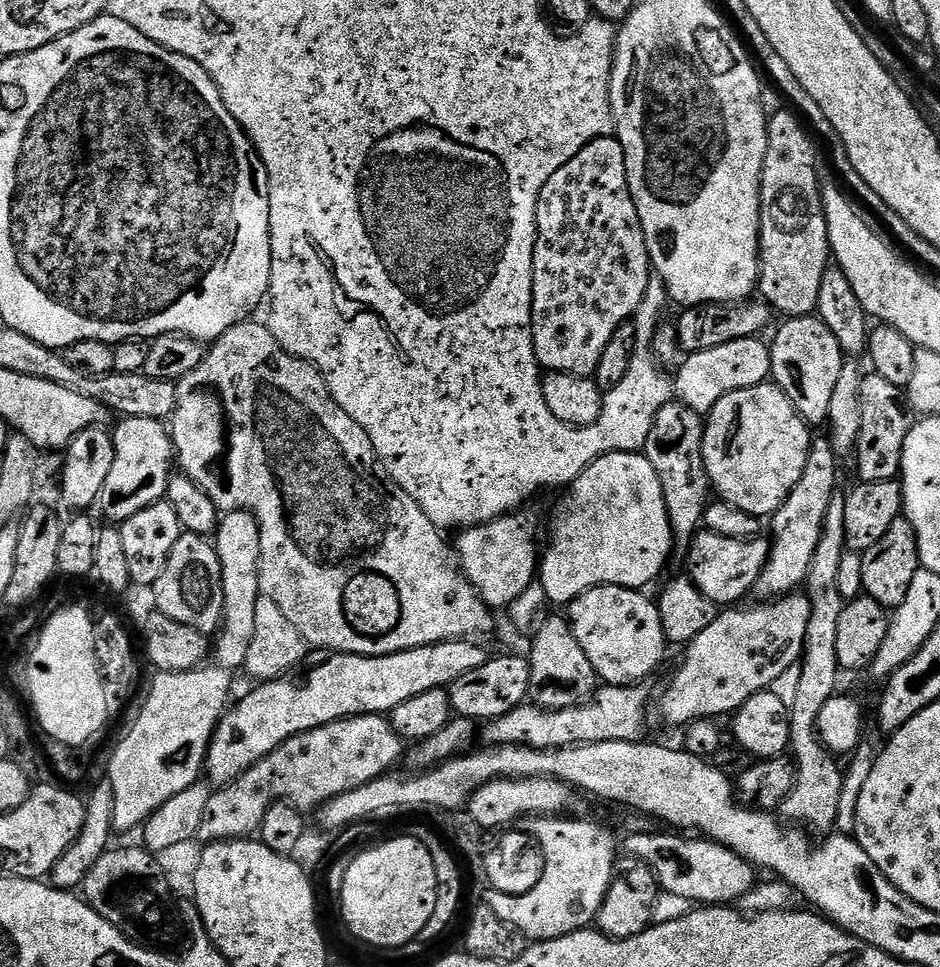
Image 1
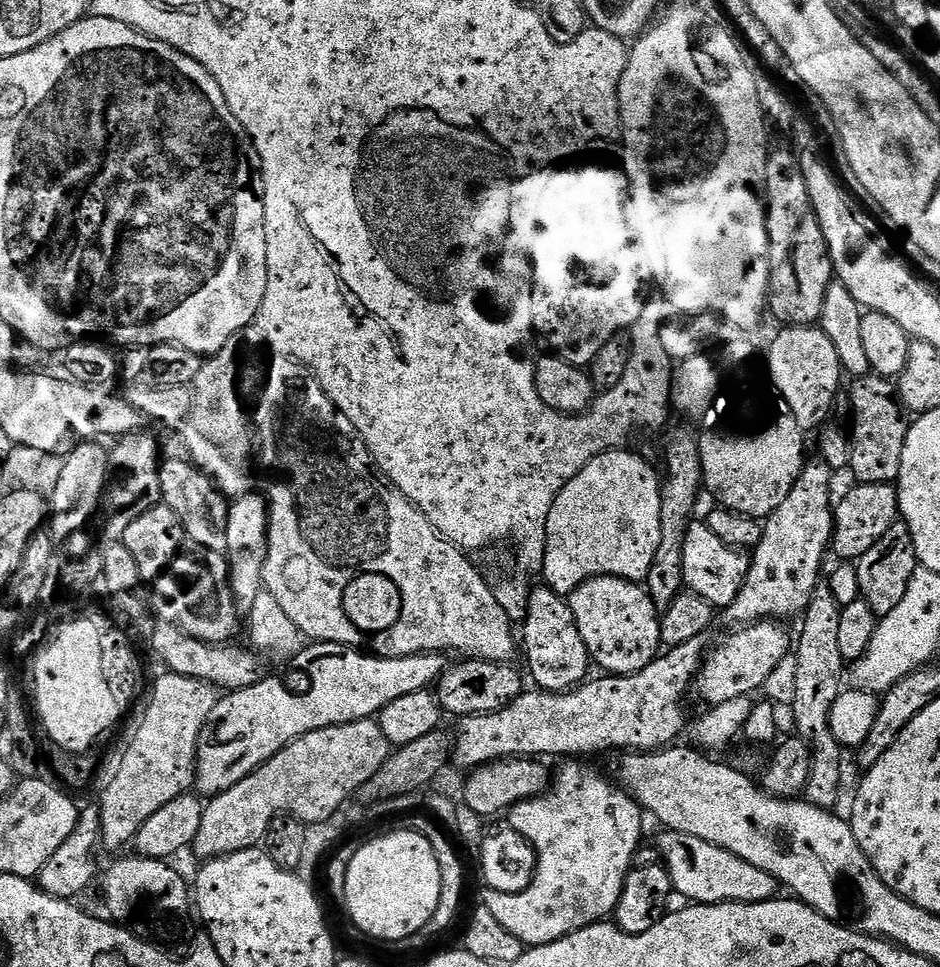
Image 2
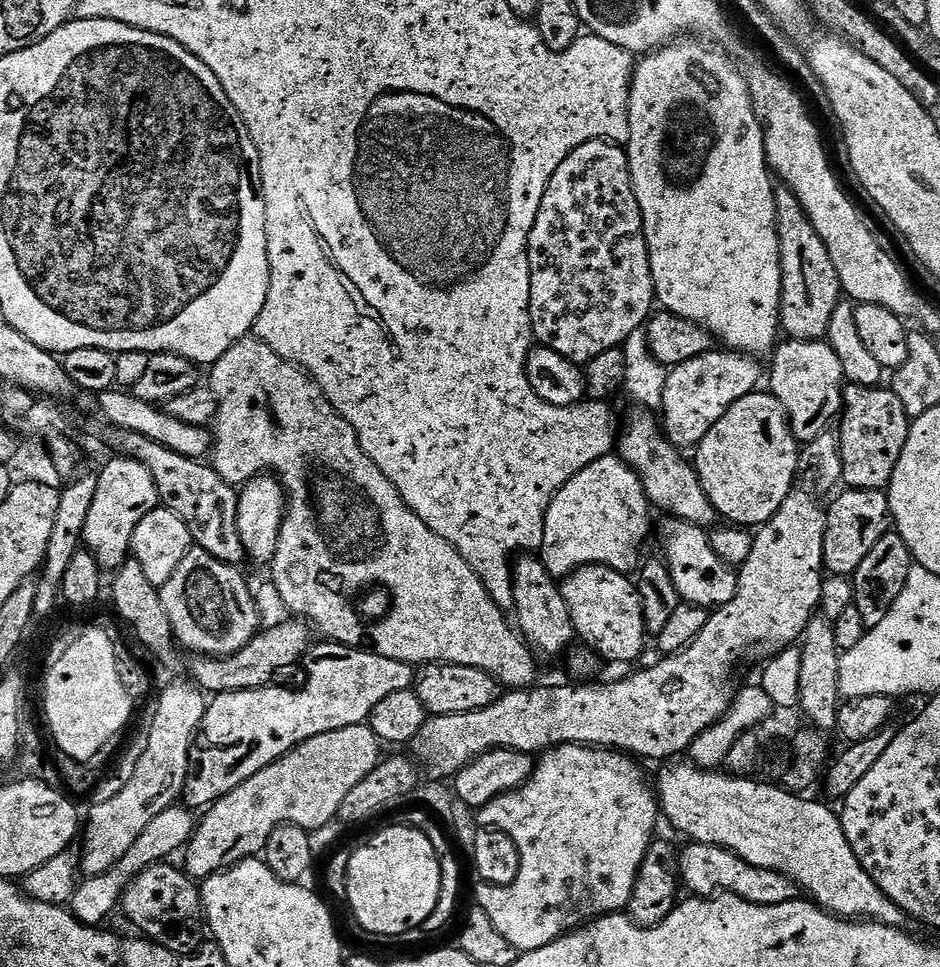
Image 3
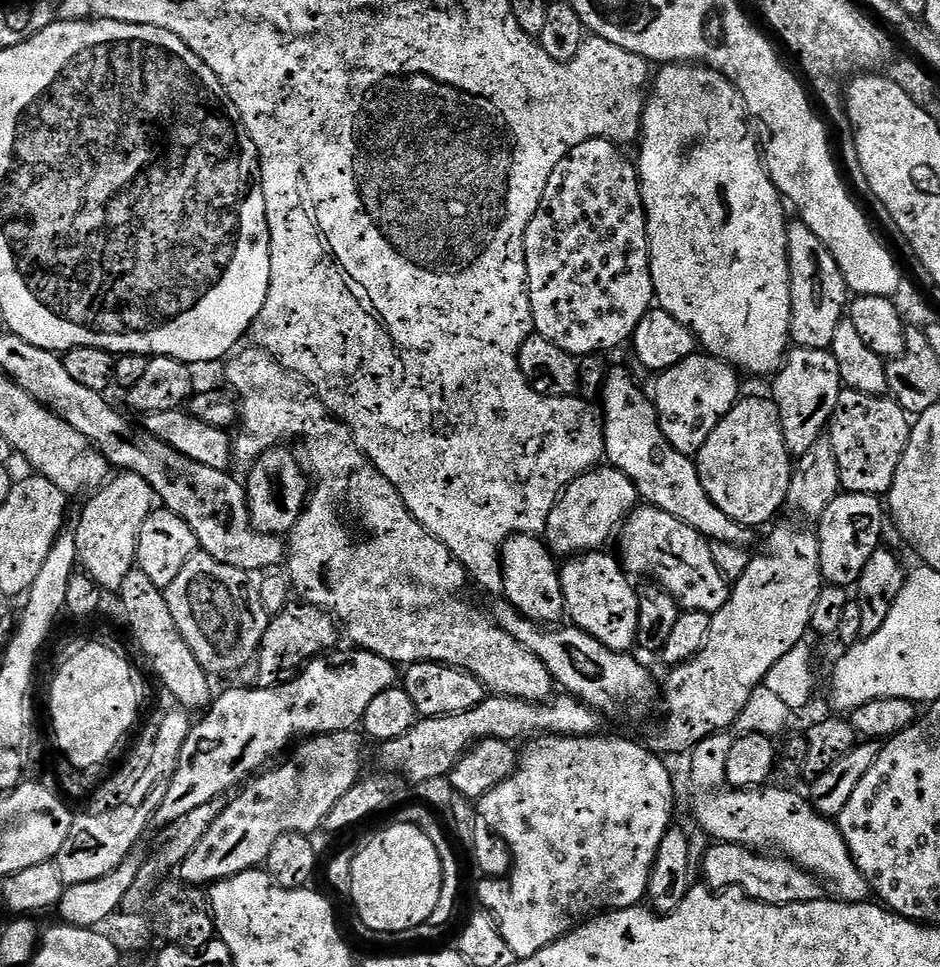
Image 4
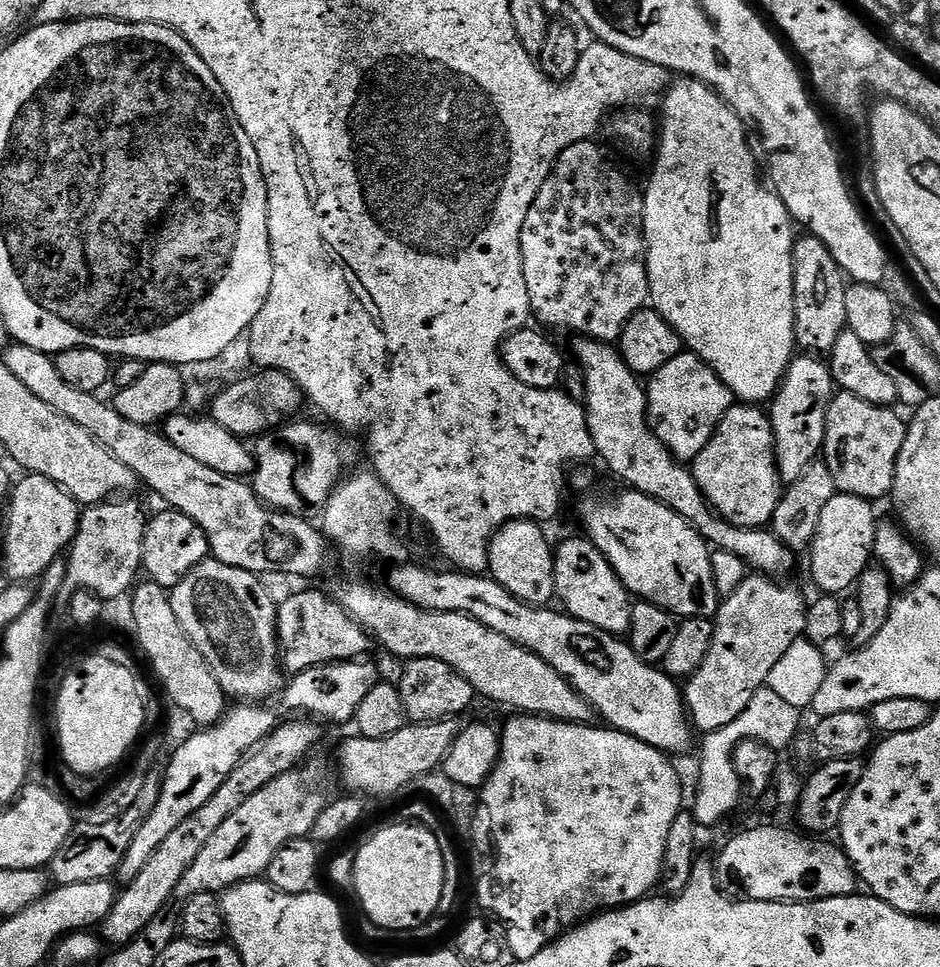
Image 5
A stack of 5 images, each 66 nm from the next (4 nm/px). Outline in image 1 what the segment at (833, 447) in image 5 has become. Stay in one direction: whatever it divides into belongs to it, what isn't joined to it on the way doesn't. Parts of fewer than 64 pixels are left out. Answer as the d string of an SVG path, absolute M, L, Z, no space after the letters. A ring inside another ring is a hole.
M875 374L864 376L862 430L858 430L858 442L854 453L856 472L863 483L886 482L899 477L906 434L910 434L913 423L914 416L908 407L905 389L894 386L894 382L886 382L886 378Z

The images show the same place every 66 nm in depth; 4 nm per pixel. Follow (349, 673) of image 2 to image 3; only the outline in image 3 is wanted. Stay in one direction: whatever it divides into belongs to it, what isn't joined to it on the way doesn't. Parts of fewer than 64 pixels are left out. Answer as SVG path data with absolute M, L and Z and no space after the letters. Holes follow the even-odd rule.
M324 642L321 648L315 648L310 656L316 660L307 661L308 681L297 692L265 686L211 697L192 745L190 771L182 787L182 796L192 800L193 809L203 809L222 799L230 790L242 786L246 778L254 778L258 770L270 766L302 742L318 738L318 734L330 734L330 730L365 723L382 698L413 687L411 664L335 642Z

